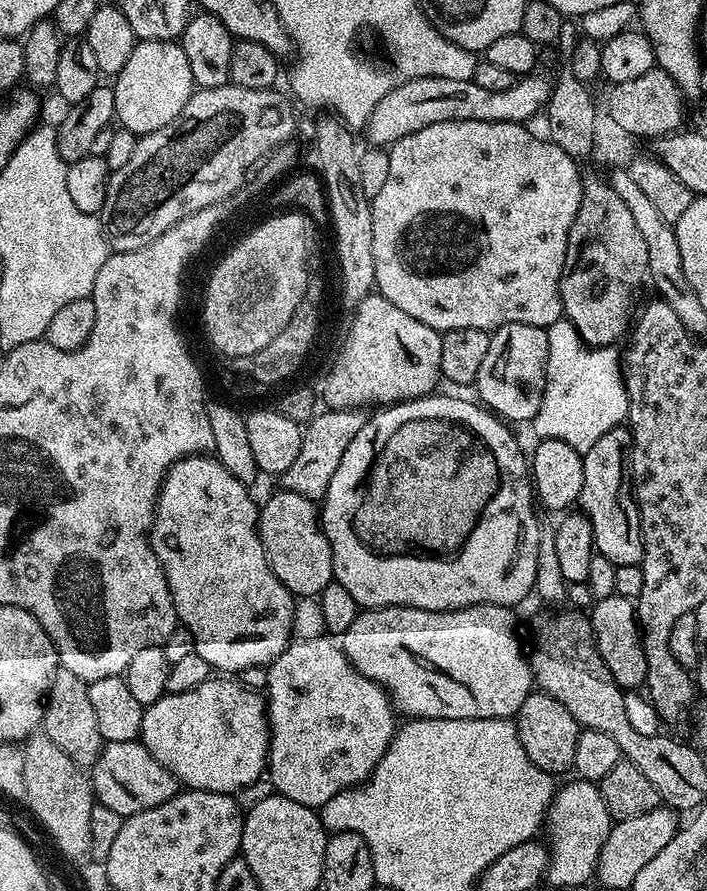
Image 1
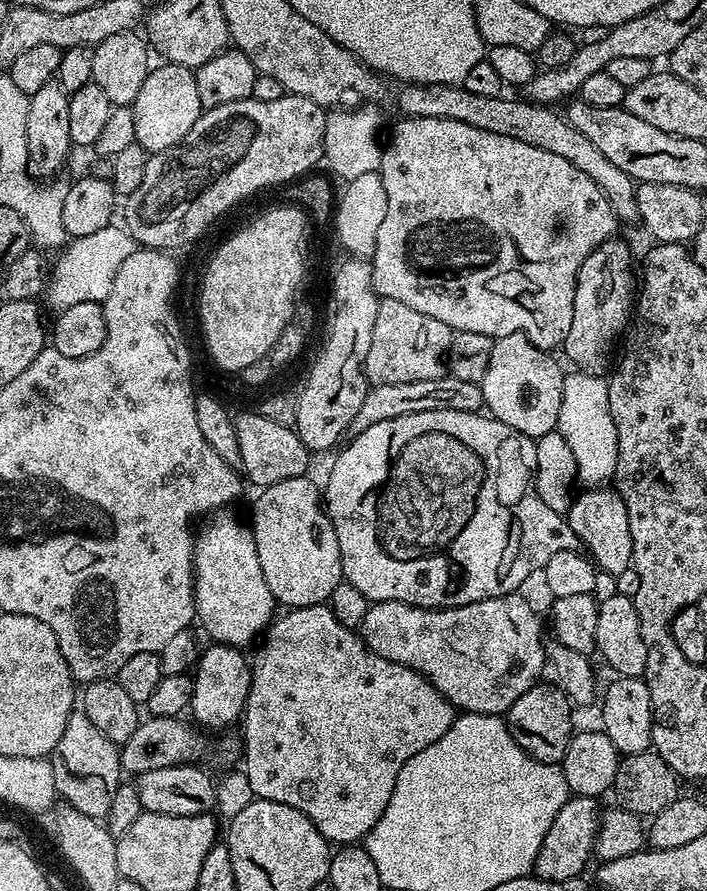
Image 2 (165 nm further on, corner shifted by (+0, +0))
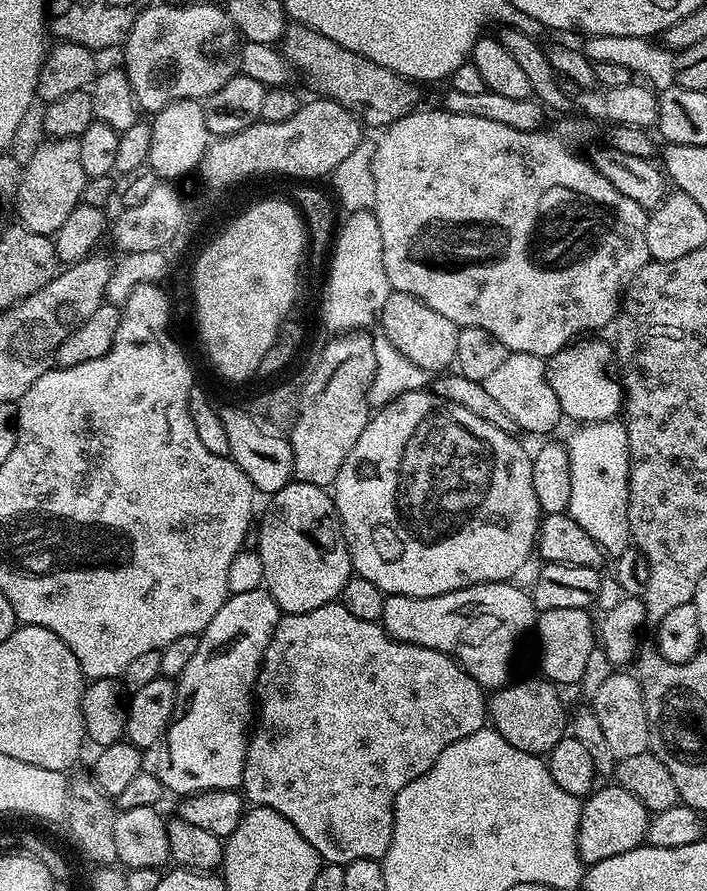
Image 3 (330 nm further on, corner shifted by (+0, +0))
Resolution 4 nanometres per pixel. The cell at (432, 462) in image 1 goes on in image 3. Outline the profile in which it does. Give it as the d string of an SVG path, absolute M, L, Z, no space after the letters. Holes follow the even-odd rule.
M431 390L407 392L385 408L373 411L366 430L362 430L362 438L358 438L358 442L354 442L354 450L346 454L346 462L342 462L342 470L338 470L334 485L336 515L340 518L344 541L348 544L353 573L374 582L374 586L381 588L388 596L437 596L469 588L472 584L511 581L515 577L512 575L527 562L528 555L533 555L536 532L540 528L532 477L532 457L527 451L524 453L523 446L514 437L515 435L503 432L498 426L478 418L478 414L470 414L470 410L454 406L454 402L446 402L446 398L437 396Z

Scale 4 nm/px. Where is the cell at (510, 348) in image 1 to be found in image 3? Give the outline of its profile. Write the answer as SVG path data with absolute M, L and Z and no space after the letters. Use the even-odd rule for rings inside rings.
M509 352L506 362L492 371L490 378L482 383L486 386L486 394L506 410L517 429L525 428L528 432L548 432L559 420L562 420L558 394L550 390L548 381L548 365L545 357L526 354L525 352Z

